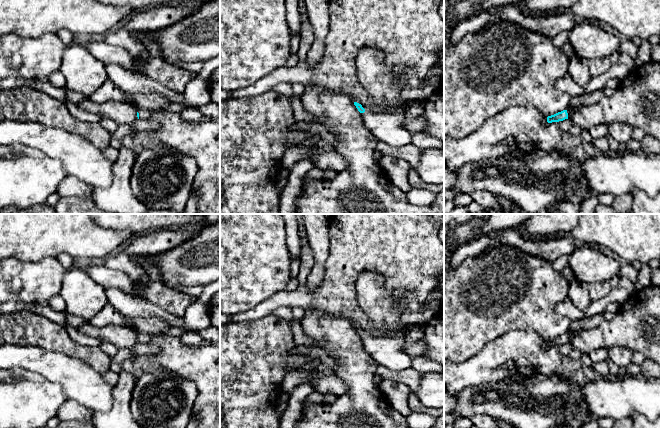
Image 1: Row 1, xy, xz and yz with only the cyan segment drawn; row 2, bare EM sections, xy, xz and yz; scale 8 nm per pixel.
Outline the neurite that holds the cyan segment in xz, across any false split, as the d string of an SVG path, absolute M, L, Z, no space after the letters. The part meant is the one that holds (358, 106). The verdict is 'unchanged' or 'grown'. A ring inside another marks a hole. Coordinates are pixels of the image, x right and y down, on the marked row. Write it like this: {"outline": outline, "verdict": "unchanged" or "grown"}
{"outline": "M354 102L362 114L365 127L377 138L392 147L411 144L412 134L403 127L403 119L409 107L396 113L375 114L365 110L361 104Z", "verdict": "grown"}

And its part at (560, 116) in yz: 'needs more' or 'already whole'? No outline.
needs more

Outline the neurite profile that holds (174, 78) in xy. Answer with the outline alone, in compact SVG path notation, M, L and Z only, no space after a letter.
M147 56L146 75L177 93L184 93L187 84L197 77L197 73L150 56Z

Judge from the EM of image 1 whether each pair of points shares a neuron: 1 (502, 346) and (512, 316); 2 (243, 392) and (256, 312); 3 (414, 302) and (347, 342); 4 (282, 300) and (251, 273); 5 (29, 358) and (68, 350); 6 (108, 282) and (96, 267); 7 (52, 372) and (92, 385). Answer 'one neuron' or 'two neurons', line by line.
1: two neurons
2: two neurons
3: two neurons
4: two neurons
5: two neurons
6: one neuron
7: one neuron

